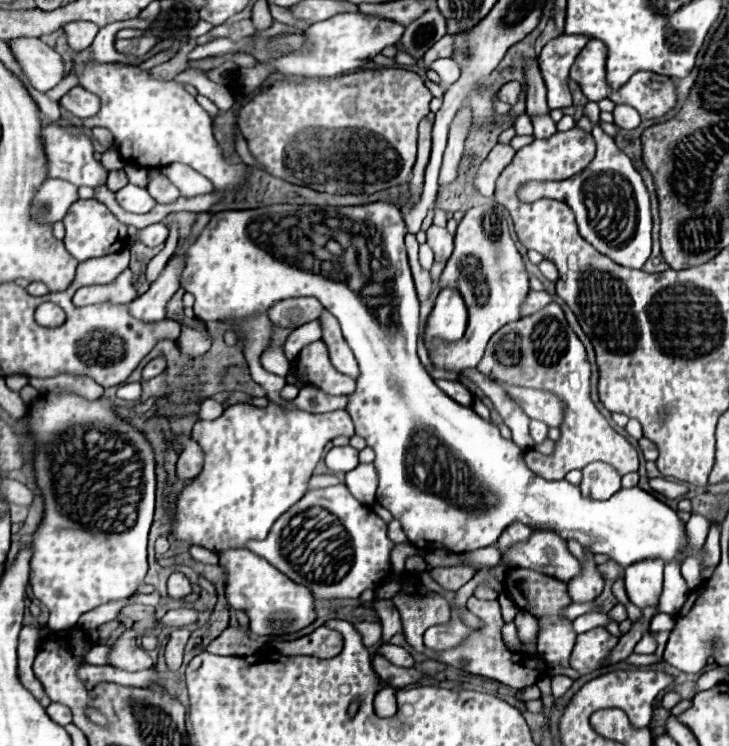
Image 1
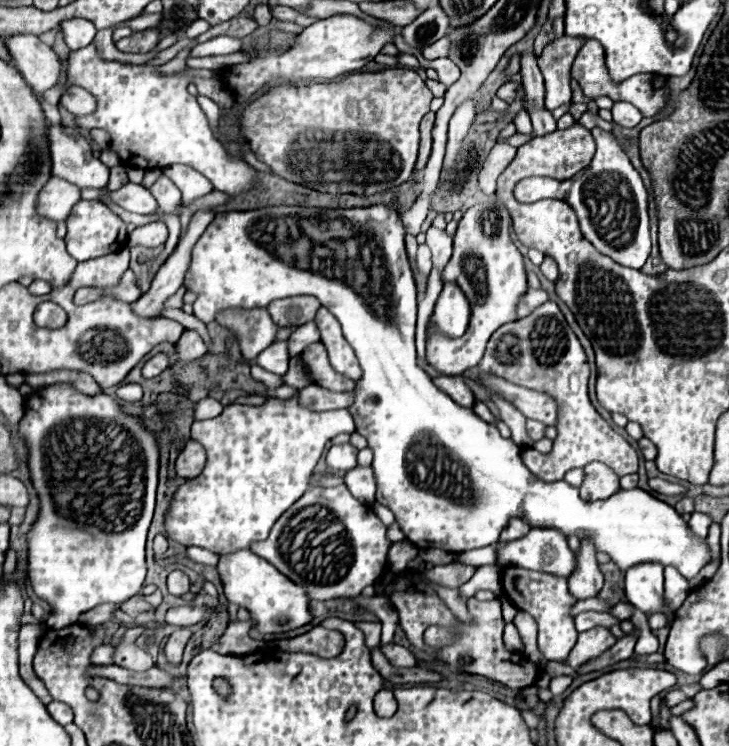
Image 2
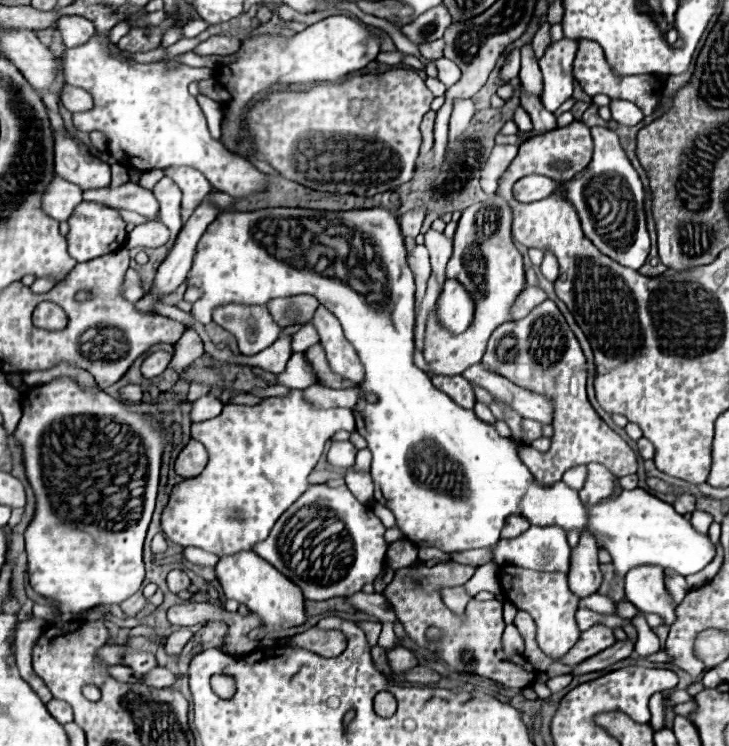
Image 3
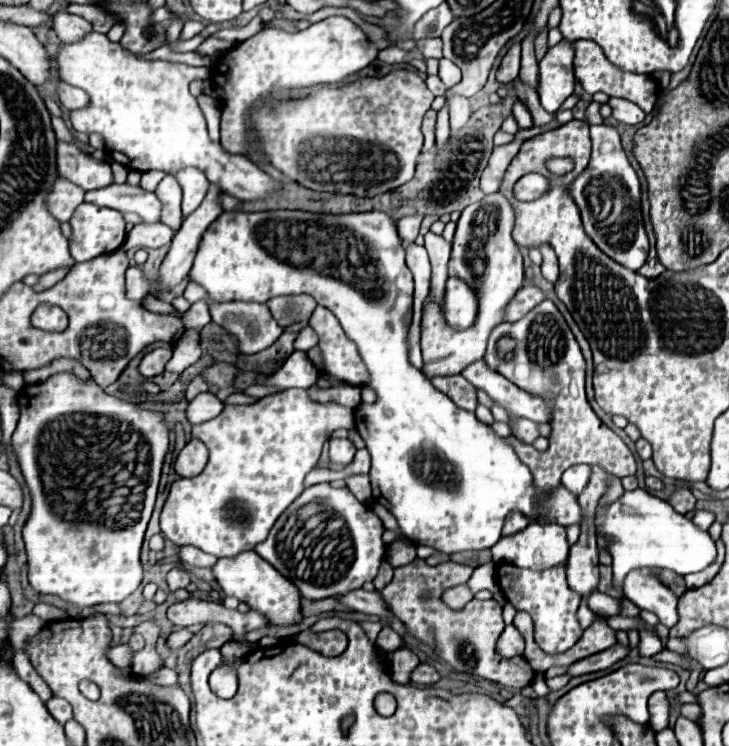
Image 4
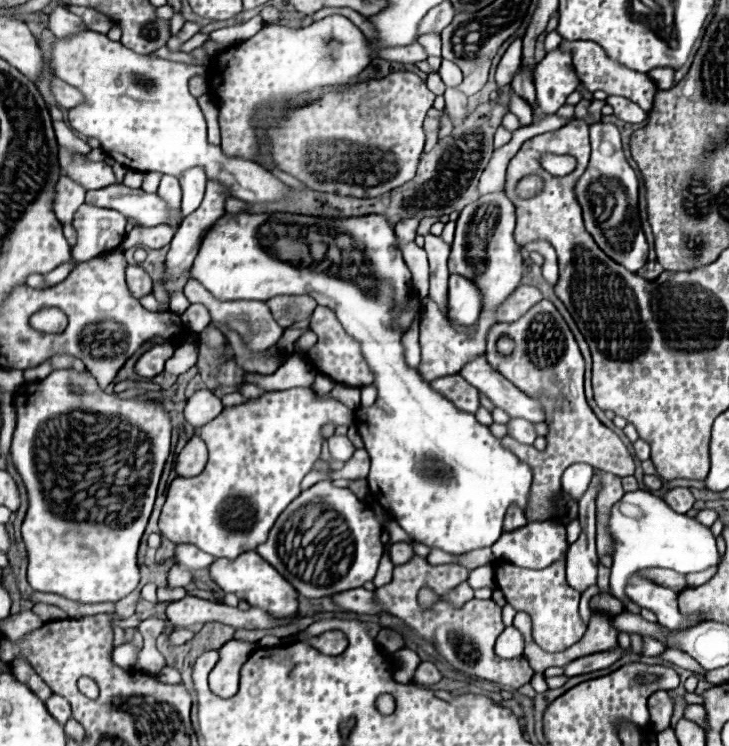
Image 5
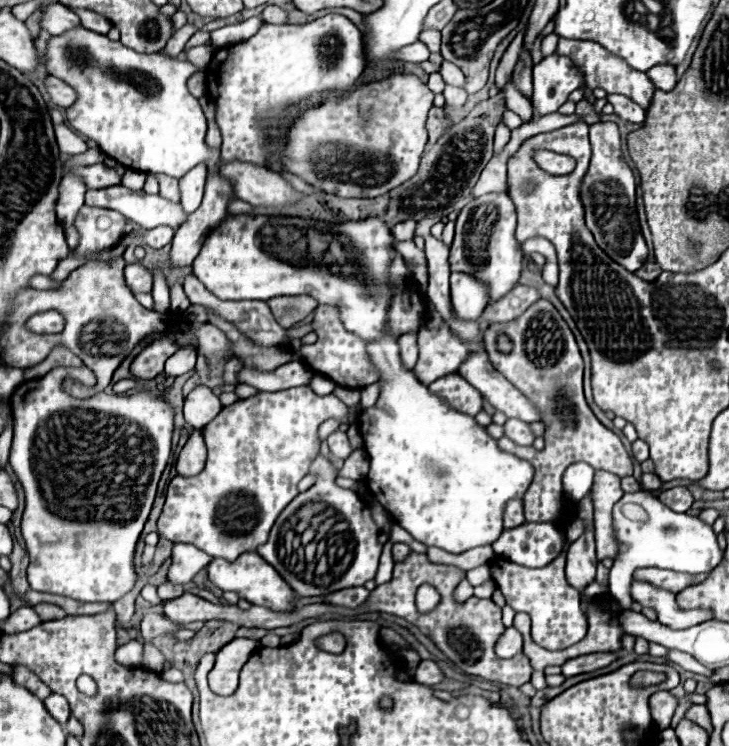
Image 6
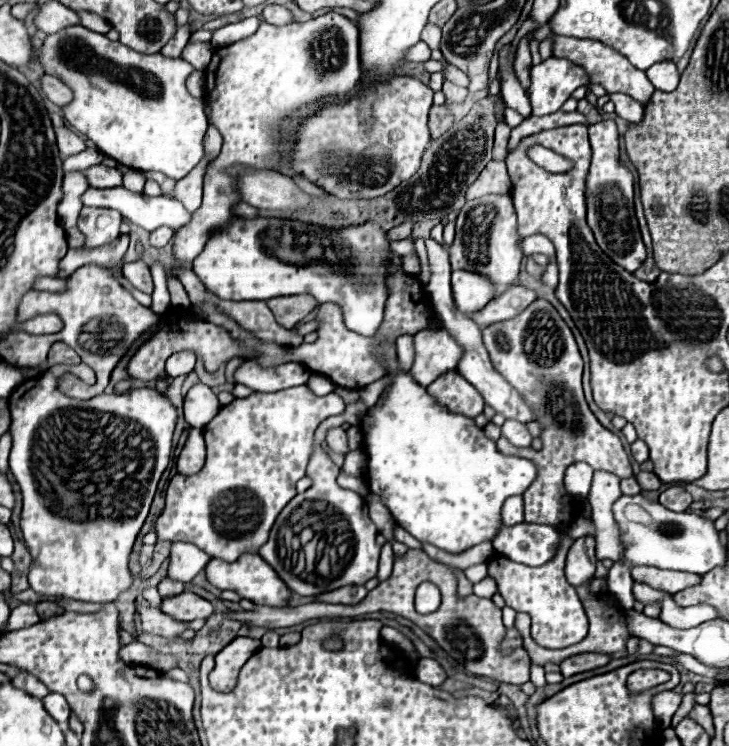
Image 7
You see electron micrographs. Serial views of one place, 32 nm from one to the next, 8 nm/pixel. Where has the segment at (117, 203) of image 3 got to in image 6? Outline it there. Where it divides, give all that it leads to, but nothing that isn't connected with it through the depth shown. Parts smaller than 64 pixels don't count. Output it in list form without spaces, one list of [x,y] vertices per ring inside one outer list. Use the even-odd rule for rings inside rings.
[[[124,186],[100,188],[86,192],[88,206],[112,208],[122,212],[128,220],[136,222],[140,228],[172,226],[178,228],[188,216],[180,204],[172,204],[158,194],[140,194],[142,190],[128,190]]]

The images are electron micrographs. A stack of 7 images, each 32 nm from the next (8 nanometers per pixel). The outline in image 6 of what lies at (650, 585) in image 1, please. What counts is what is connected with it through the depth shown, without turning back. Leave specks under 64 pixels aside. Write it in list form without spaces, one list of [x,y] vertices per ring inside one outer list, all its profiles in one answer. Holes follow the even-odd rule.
[[[632,580],[630,596],[644,608],[654,608],[658,614],[658,622],[674,630],[684,630],[712,618],[708,610],[690,610],[690,612],[680,610],[674,592],[666,592],[664,588],[654,588],[644,580]]]

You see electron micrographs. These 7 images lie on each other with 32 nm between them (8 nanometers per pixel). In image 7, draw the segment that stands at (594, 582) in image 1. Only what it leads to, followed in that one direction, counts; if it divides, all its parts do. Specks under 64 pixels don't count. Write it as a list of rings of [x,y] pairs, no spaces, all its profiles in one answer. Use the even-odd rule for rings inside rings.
[[[582,536],[574,540],[566,558],[566,580],[572,586],[582,586],[594,578],[596,570],[596,554],[594,554],[594,538]]]

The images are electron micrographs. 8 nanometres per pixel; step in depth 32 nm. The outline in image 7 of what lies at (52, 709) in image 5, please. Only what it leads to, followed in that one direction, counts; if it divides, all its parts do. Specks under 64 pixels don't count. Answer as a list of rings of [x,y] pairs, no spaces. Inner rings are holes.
[[[50,692],[42,702],[44,702],[44,708],[48,710],[48,714],[50,714],[56,722],[60,722],[62,726],[68,722],[70,706],[68,706],[68,702],[66,702],[66,698],[64,698],[62,694]]]

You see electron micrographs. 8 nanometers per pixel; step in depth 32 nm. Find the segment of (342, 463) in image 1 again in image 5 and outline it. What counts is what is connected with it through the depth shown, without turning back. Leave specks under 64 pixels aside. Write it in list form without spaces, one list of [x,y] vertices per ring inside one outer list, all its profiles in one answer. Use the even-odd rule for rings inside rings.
[[[330,436],[328,438],[328,446],[330,446],[330,454],[332,454],[332,460],[338,460],[338,462],[348,462],[354,454],[354,446],[352,442],[348,444],[348,438],[346,436]]]

